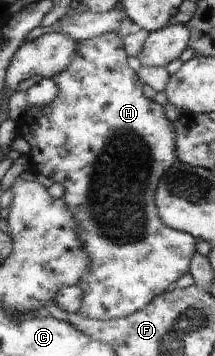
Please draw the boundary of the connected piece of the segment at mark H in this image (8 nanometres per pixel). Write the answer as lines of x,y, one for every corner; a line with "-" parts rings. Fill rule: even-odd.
109,32
80,43
79,54
72,59
71,66
66,71
57,74
54,78
60,89
60,94
54,99
54,102
51,102
48,106
27,108
24,117
17,121
19,135
30,144
30,156
33,167
36,168
38,173
47,176
53,182
60,183
65,189
62,198
67,202
71,213
79,224
79,235
84,241
85,249
92,259
91,268
83,277
83,282
81,281
78,285
84,293
82,308
79,312
85,317
100,320
131,315
135,310
140,310
140,308
150,303
156,295
168,291
174,285
176,279
188,270
189,260
195,252
194,245
198,241
188,233
181,233
164,226
156,214
153,203
153,192
156,183
162,172
166,171
168,167
172,167
176,160
178,160
175,156
174,125
165,117
163,107
152,99
144,97
142,93
143,83
136,76
136,73
126,65
127,53
122,48
122,38
117,36
116,33

